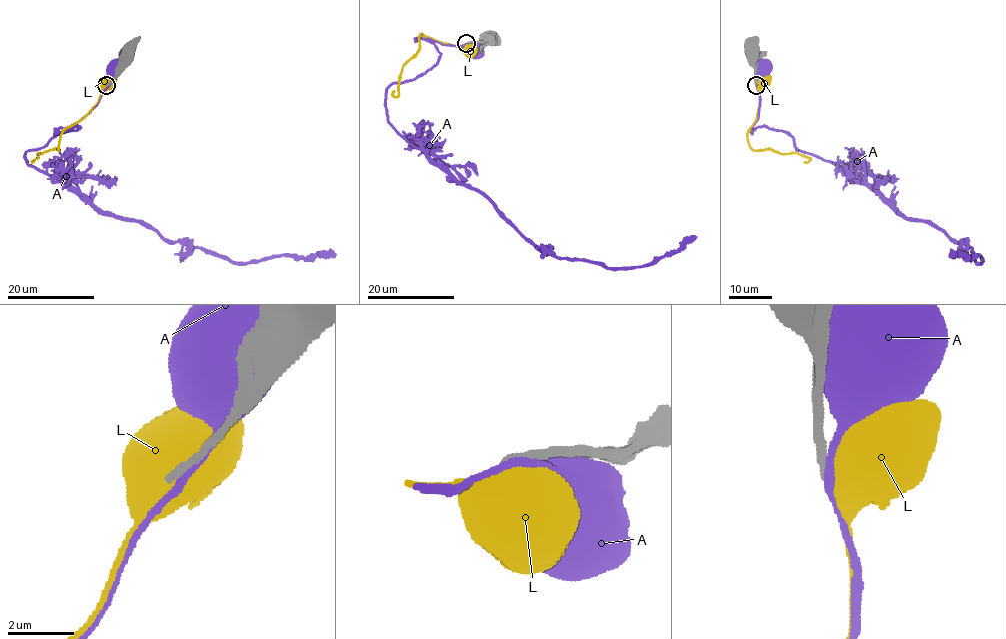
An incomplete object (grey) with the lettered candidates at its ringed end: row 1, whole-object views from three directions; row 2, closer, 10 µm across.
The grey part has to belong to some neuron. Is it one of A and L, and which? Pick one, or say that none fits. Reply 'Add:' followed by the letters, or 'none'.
Add: none

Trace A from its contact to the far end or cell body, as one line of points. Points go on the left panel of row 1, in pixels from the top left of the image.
A: (108, 84), (113, 67)

